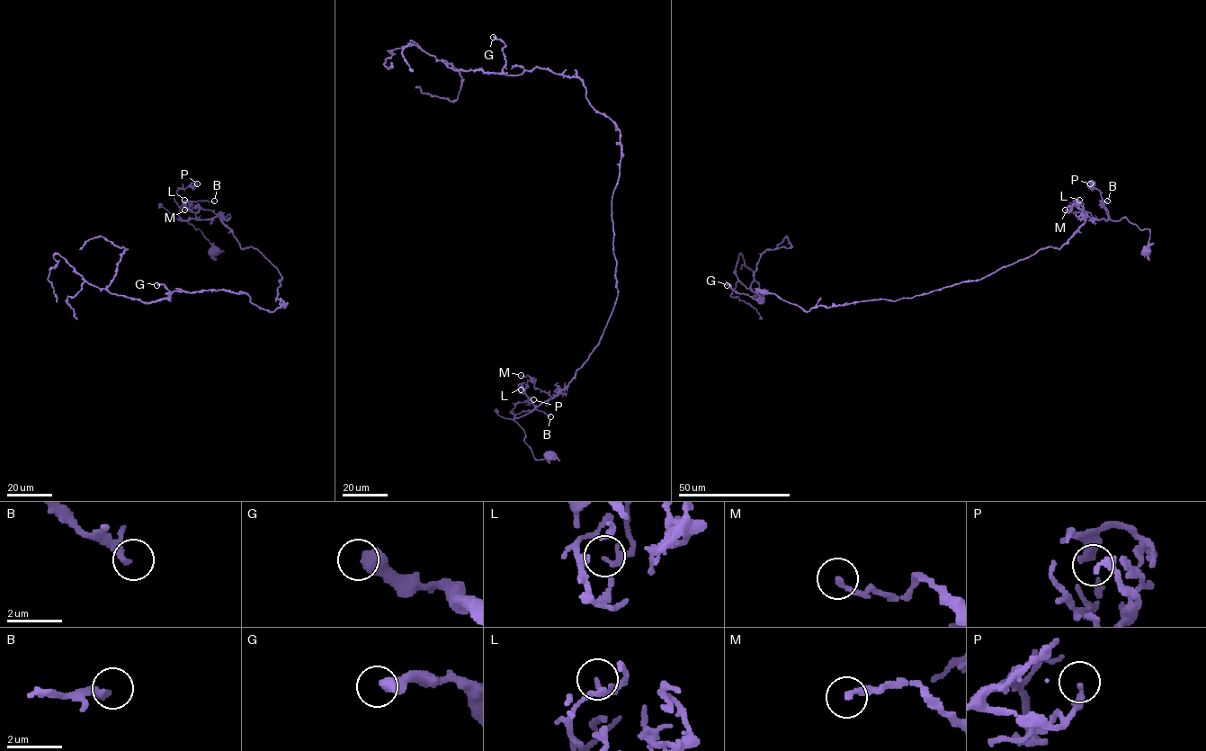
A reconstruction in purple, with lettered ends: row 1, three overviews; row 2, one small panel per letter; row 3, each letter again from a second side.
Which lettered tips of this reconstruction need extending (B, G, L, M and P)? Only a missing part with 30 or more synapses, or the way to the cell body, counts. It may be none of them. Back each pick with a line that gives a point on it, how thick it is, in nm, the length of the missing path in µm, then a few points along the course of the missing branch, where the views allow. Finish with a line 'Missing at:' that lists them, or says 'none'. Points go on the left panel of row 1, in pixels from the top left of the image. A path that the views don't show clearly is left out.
B: at (214, 201); 200 nm thick; about 35 µm are missing; missing branch runs (214, 201), (221, 198), (213, 195), (204, 173), (200, 174), (202, 175)
Missing at: B

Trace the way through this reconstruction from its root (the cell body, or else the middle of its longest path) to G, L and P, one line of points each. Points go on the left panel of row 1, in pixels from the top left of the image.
G: (215, 251), (178, 219), (218, 216), (278, 270), (284, 308), (223, 290), (168, 299), (156, 285)
L: (215, 251), (202, 232), (188, 222), (189, 218), (178, 219), (199, 219), (184, 200)
P: (215, 251), (202, 232), (188, 222), (189, 218), (178, 219), (176, 192), (197, 183)

